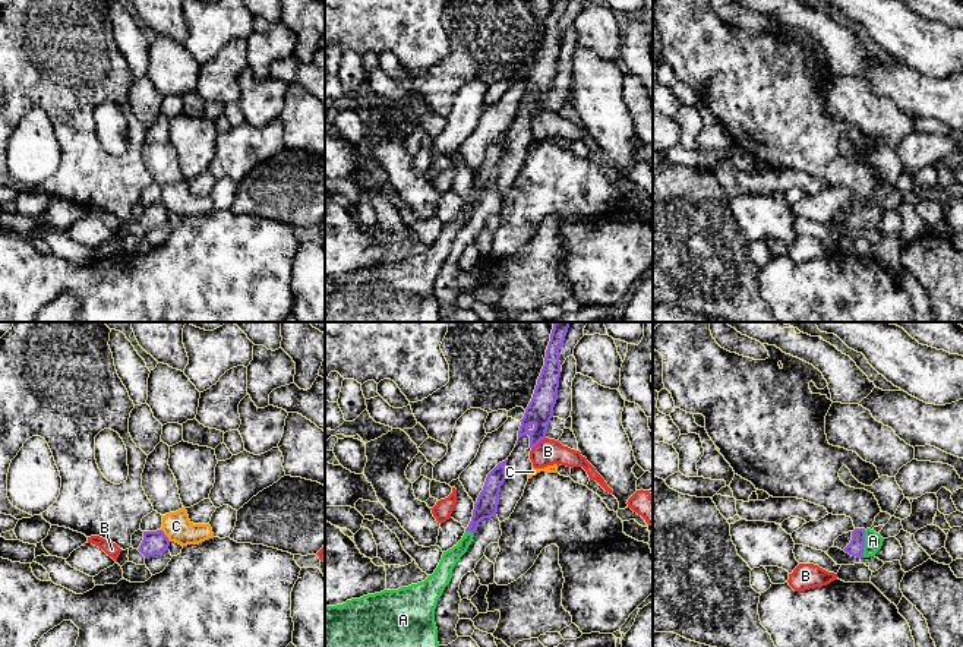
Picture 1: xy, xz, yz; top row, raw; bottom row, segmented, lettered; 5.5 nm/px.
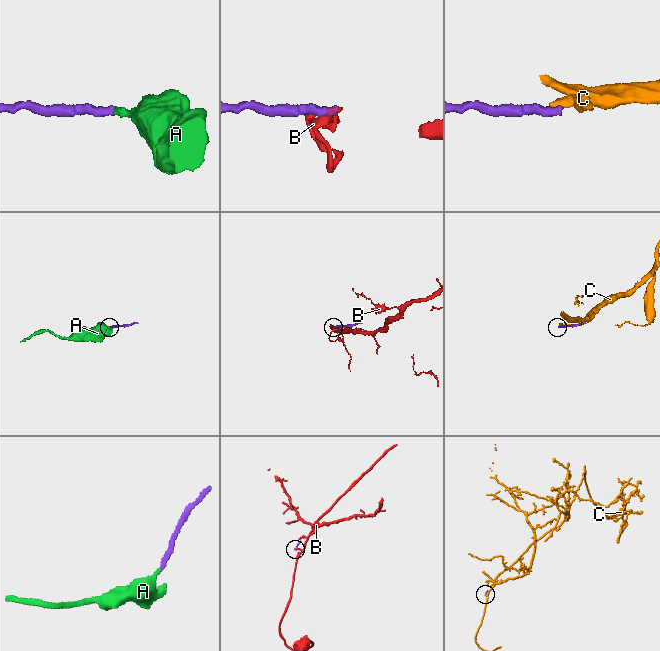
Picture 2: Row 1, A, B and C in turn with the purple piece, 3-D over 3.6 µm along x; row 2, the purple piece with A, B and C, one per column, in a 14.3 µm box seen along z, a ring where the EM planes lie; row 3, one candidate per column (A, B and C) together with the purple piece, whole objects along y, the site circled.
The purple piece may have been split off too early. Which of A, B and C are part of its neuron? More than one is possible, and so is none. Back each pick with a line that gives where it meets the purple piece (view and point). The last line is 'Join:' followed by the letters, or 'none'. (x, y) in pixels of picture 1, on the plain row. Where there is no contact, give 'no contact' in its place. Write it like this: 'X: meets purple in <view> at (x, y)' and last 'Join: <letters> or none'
A: meets purple in yz at (864, 215)
Join: A

